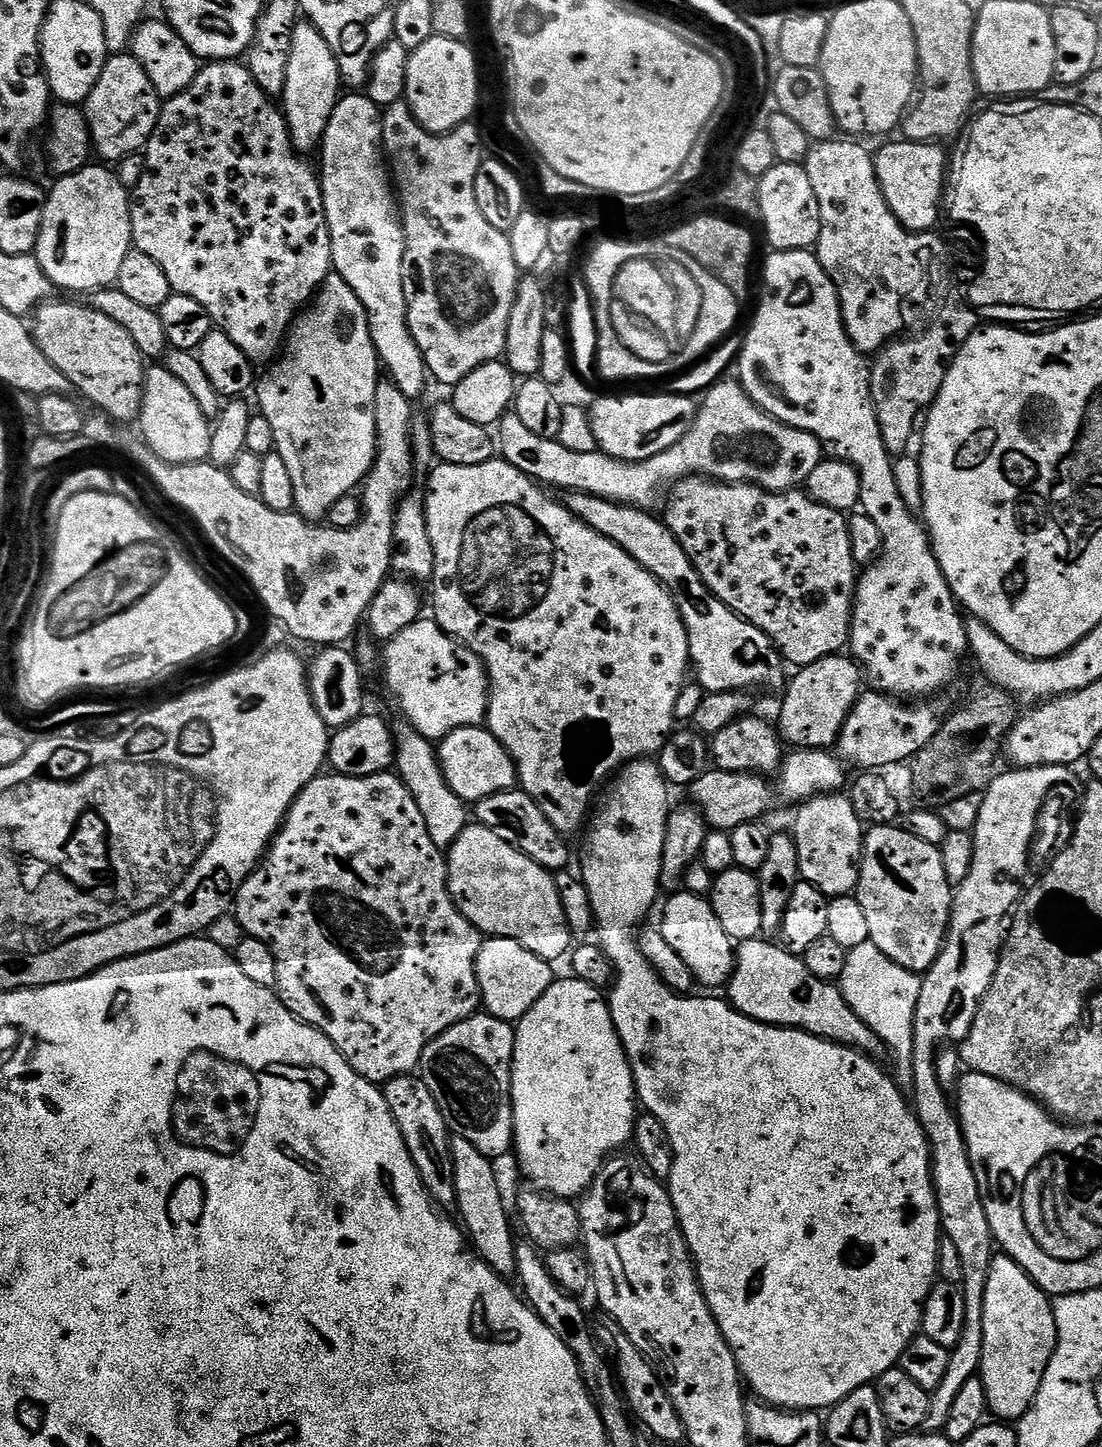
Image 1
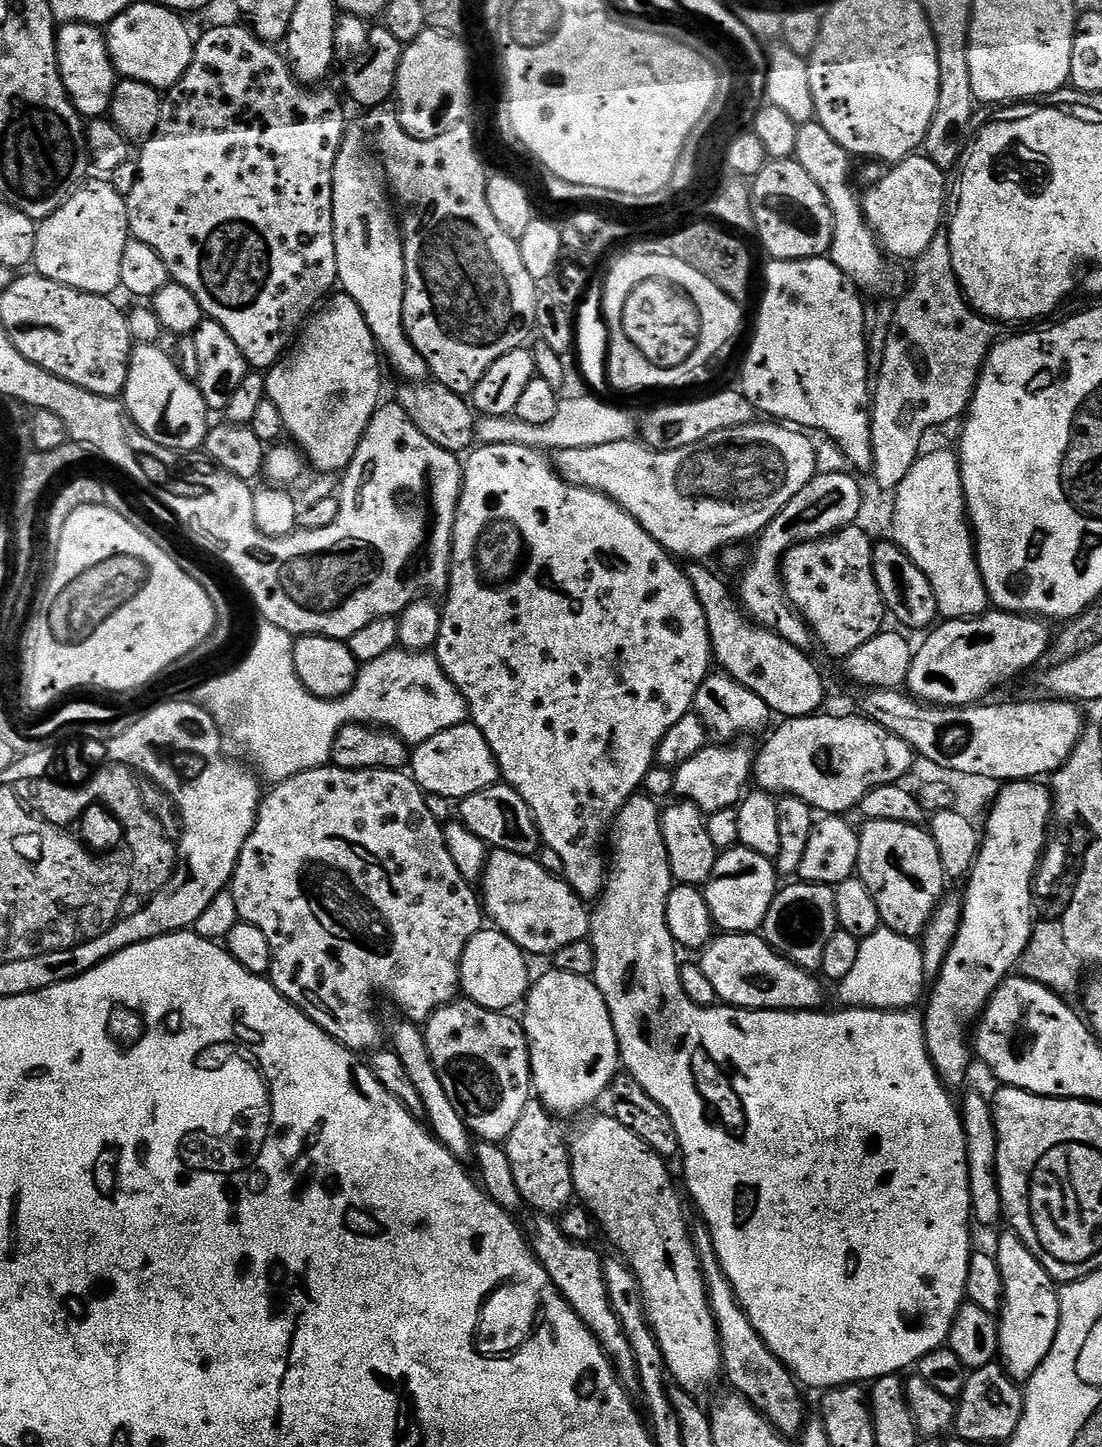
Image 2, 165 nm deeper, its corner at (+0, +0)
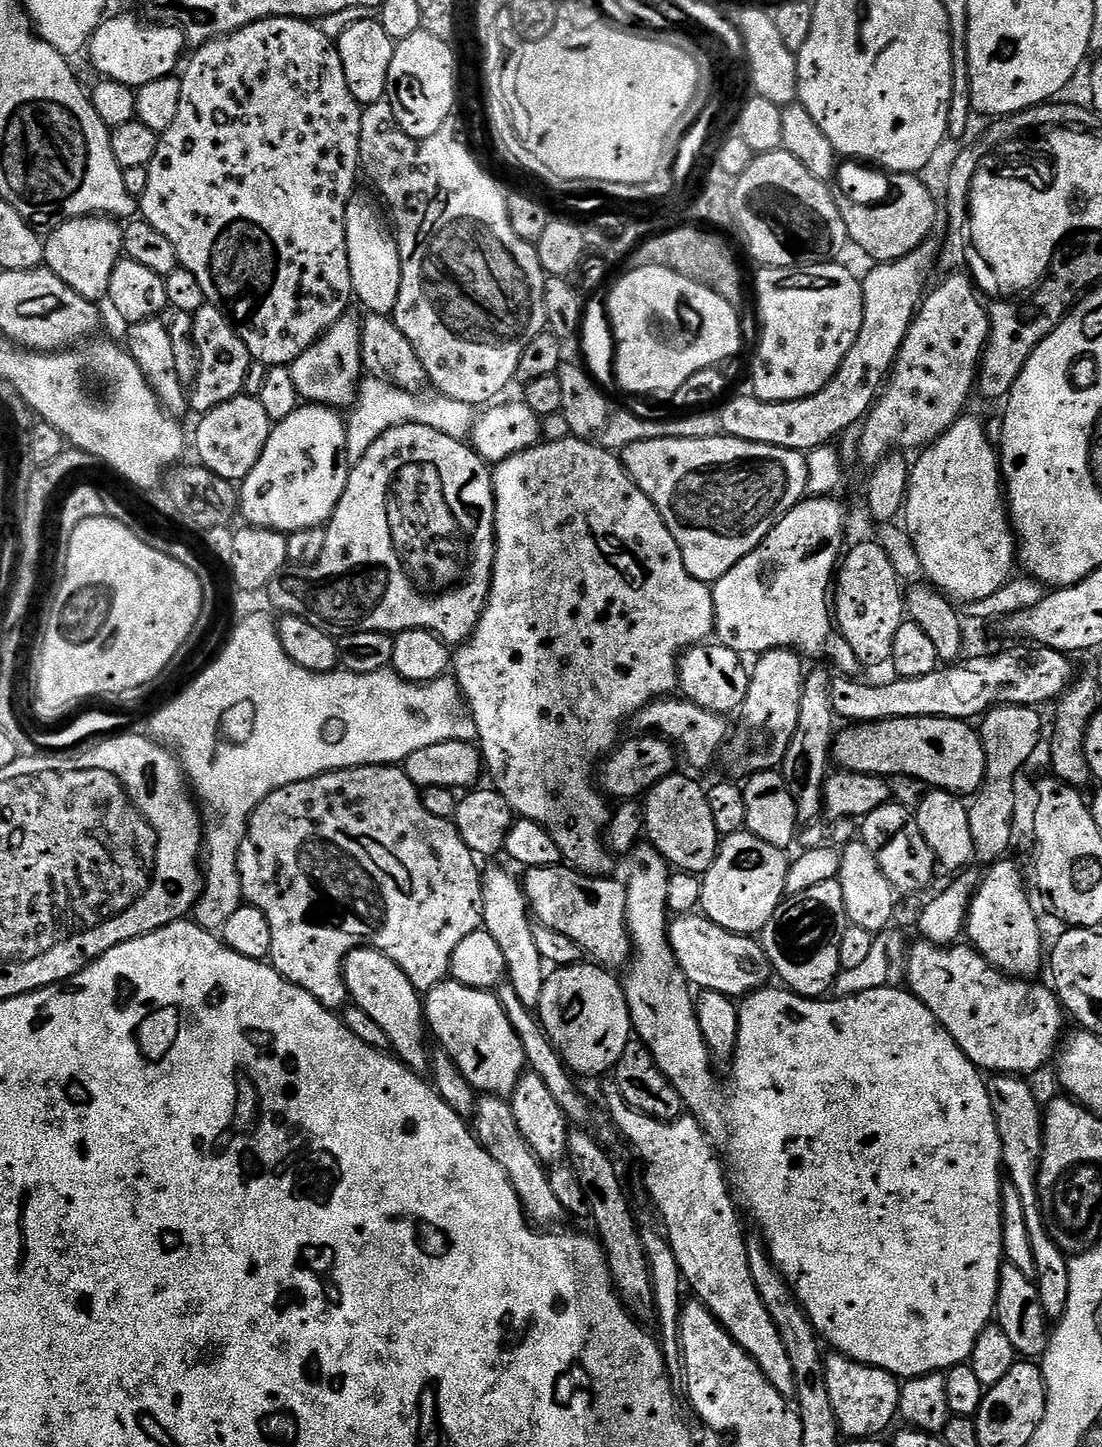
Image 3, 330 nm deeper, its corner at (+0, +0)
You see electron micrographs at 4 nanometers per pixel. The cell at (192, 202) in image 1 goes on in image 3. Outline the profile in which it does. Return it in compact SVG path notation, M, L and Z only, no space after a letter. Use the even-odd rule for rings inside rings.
M271 16L228 36L207 40L193 52L196 53L192 57L187 57L188 65L187 60L183 65L184 72L182 68L182 99L178 102L174 126L159 133L158 150L154 150L154 158L147 166L146 194L138 198L138 212L154 230L170 238L174 250L178 250L180 267L195 274L208 303L228 315L253 361L267 366L291 366L326 329L346 315L348 303L354 300L346 246L346 206L357 191L356 175L359 177L362 172L360 135L364 108L346 86L346 70L342 70L336 41L327 38L312 20Z

